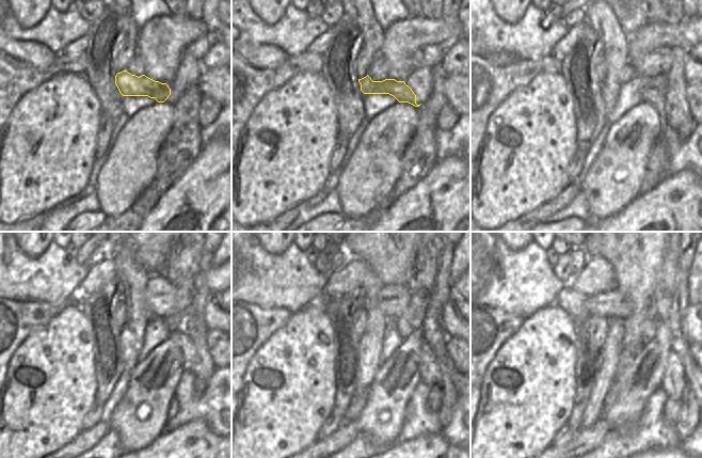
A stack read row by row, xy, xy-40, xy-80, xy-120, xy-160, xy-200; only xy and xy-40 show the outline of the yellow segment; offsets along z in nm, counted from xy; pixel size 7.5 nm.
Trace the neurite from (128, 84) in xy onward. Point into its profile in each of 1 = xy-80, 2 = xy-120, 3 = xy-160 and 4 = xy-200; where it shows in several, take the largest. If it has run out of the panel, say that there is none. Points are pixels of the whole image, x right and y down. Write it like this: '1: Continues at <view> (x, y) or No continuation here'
1: Continues at xy-80 (657, 99)
2: Continues at xy-120 (191, 363)
3: Continues at xy-160 (431, 375)
4: Continues at xy-200 (674, 380).

